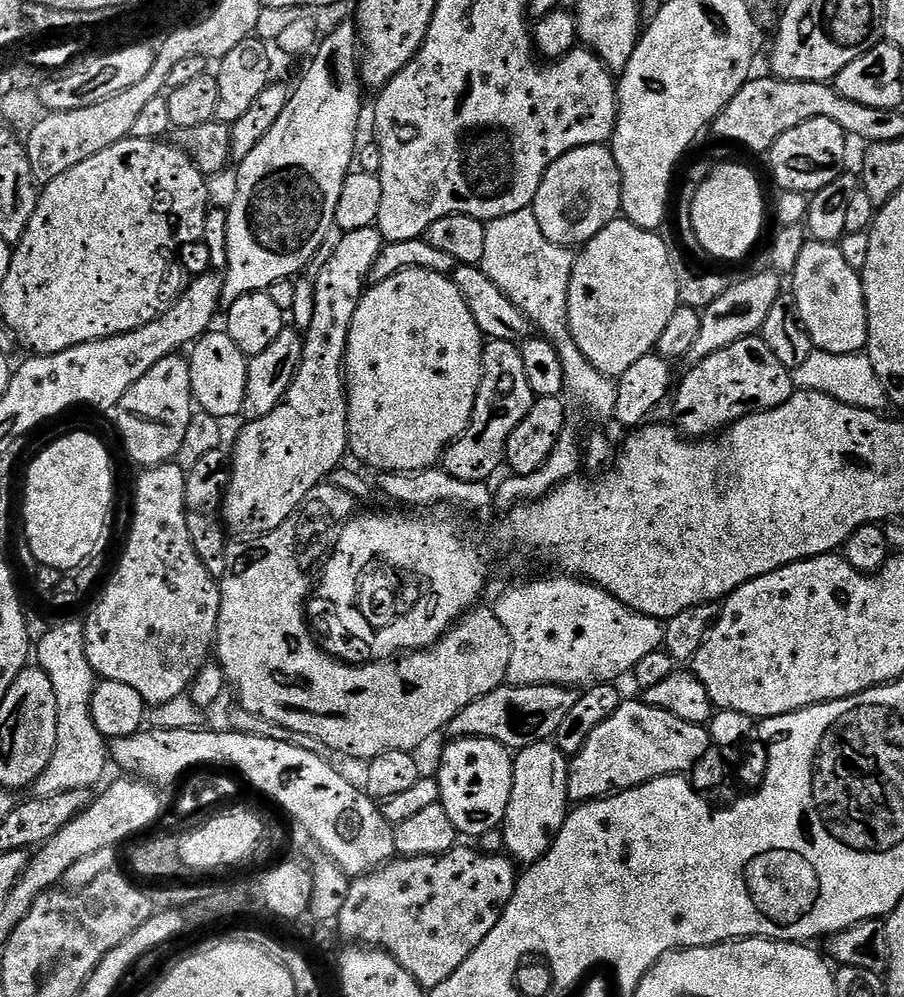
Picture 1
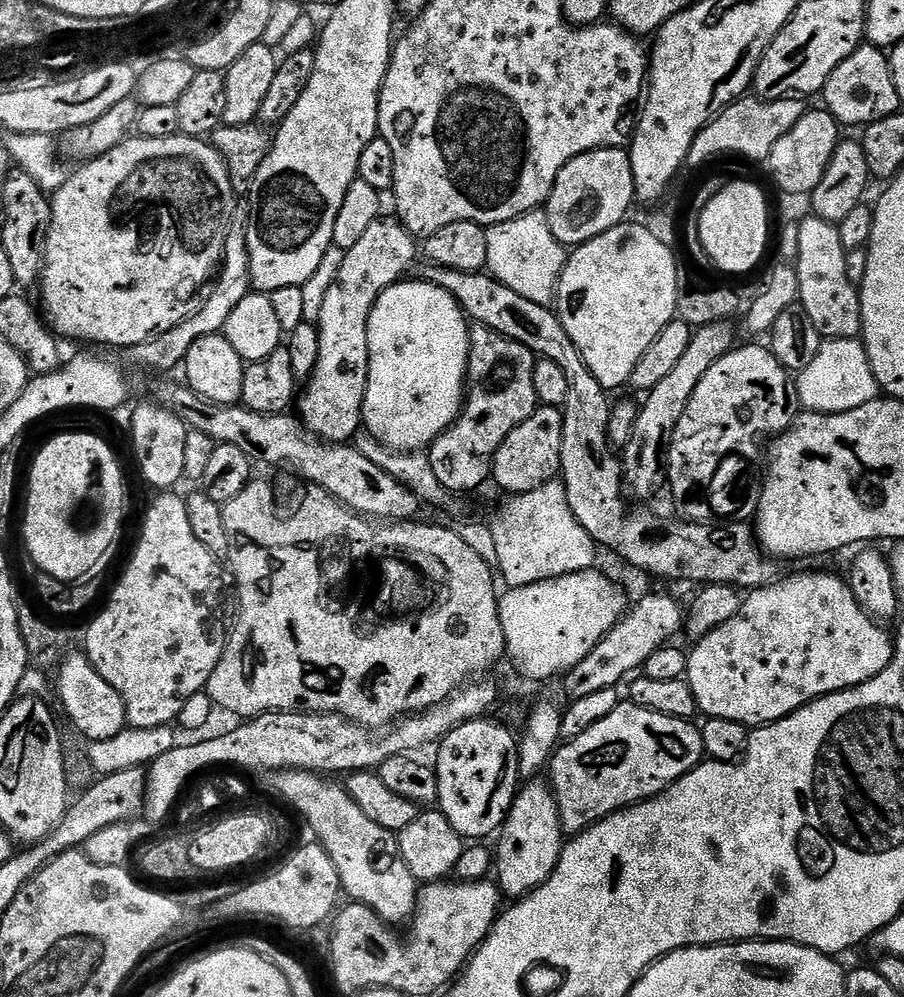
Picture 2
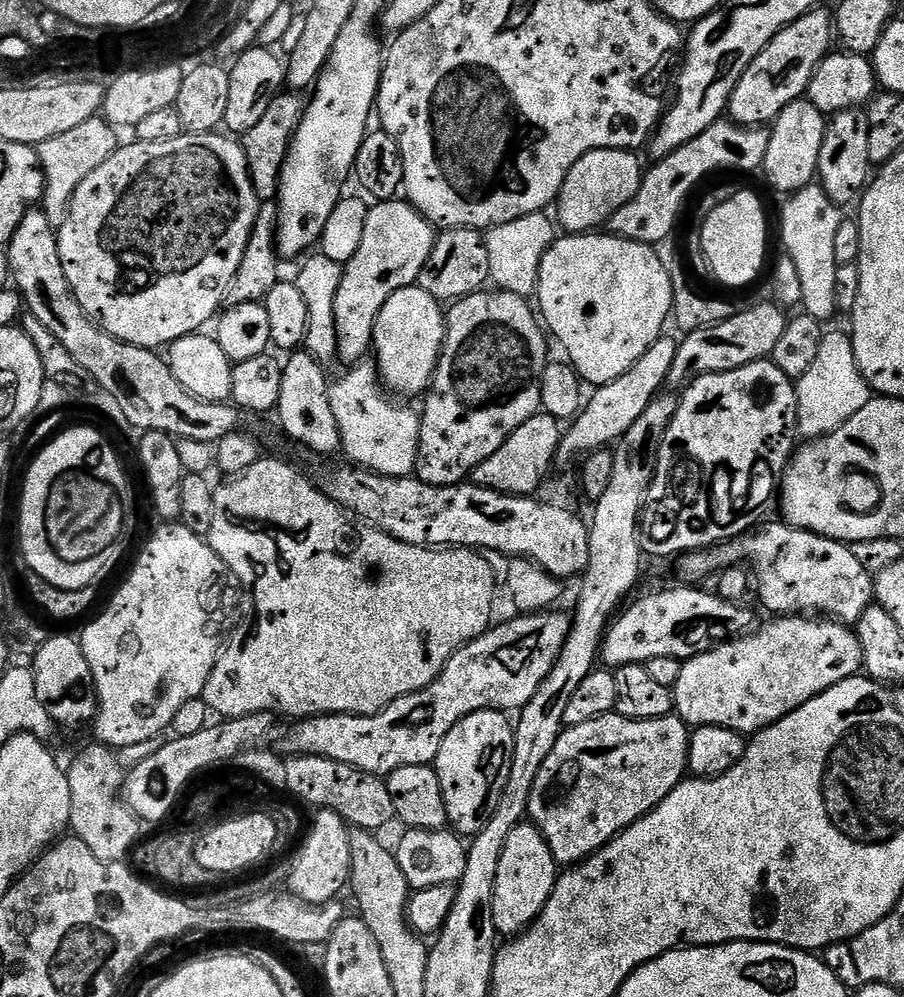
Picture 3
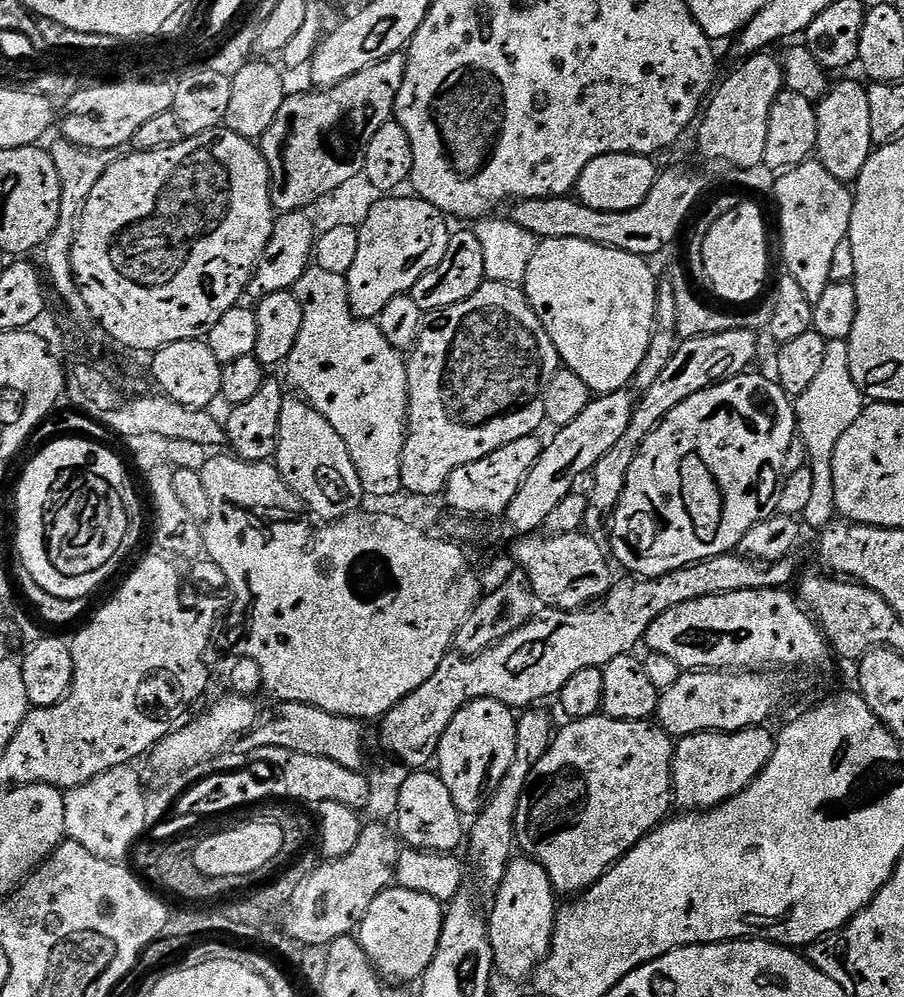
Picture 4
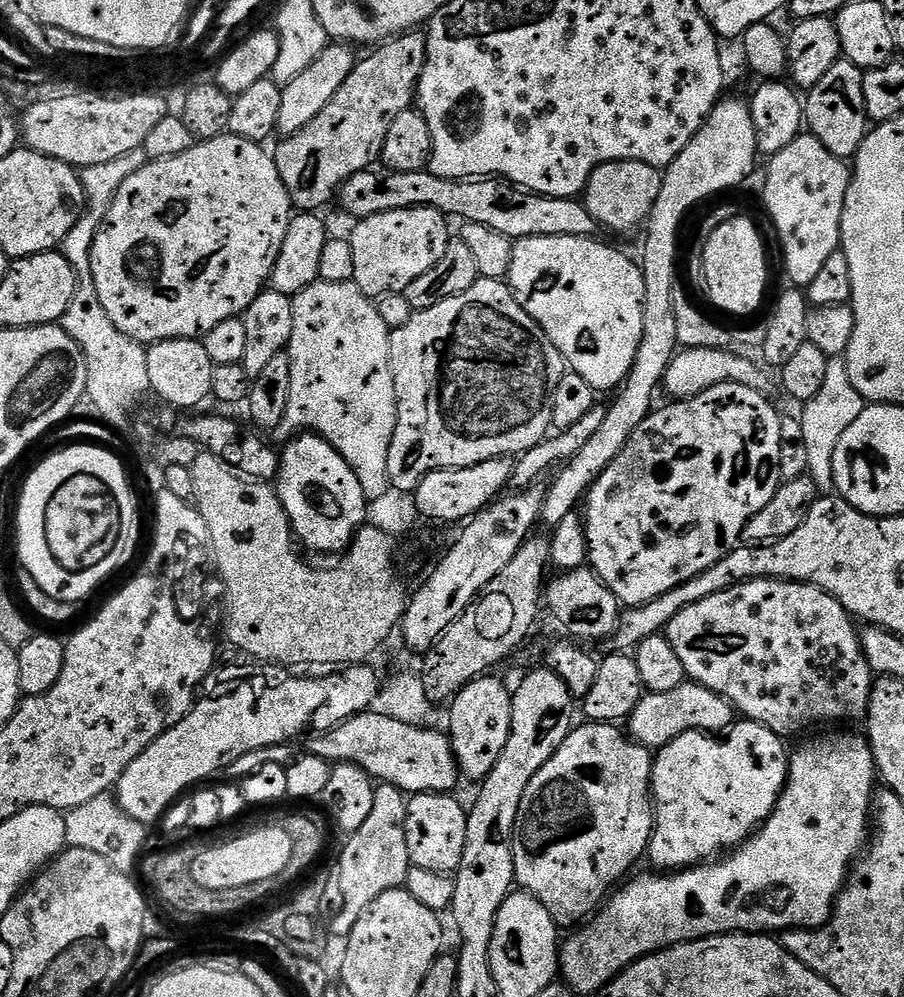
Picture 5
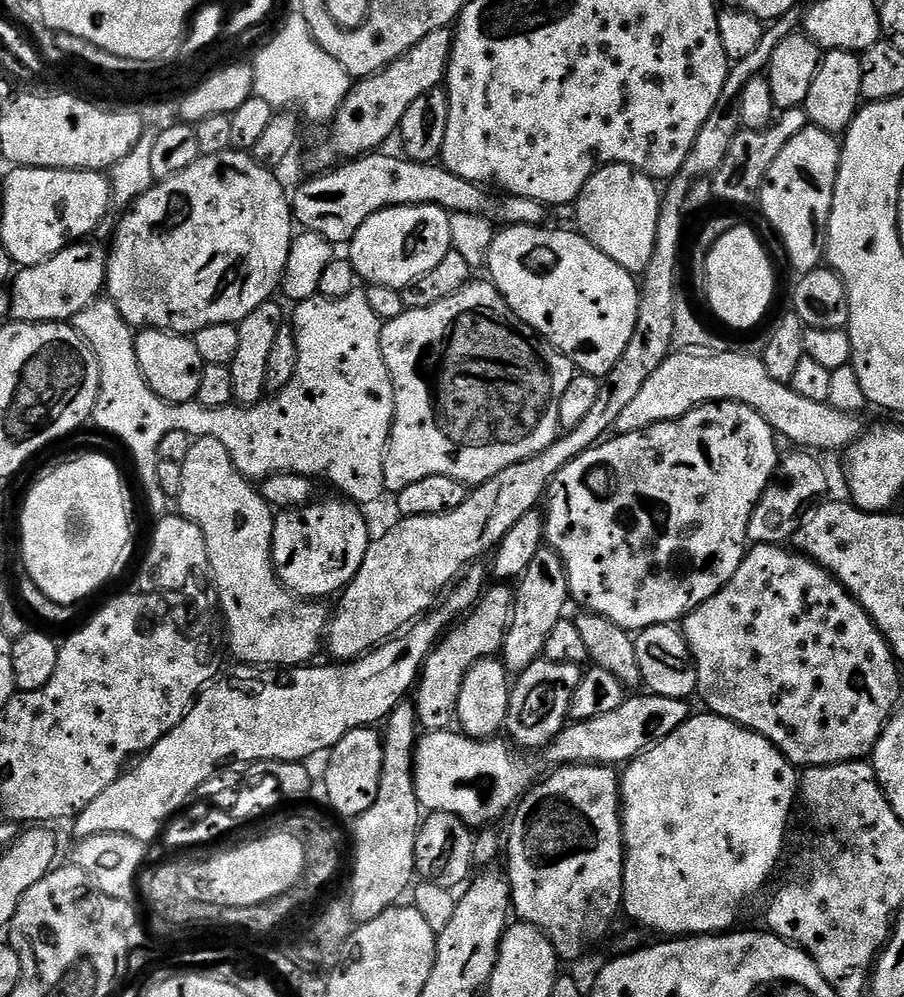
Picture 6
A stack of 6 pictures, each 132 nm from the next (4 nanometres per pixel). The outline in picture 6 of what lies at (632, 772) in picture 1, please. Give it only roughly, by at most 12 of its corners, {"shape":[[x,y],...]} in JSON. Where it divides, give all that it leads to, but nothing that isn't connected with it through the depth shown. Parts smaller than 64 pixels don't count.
{"shape":[[565,764],[511,813],[511,907],[561,961],[624,903],[620,776]]}

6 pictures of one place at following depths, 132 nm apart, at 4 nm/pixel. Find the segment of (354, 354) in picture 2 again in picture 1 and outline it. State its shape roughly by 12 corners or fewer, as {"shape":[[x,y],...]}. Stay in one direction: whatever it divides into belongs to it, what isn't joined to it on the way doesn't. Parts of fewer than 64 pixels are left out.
{"shape":[[386,241],[331,245],[296,377],[231,449],[229,533],[282,526],[349,455],[344,359]]}

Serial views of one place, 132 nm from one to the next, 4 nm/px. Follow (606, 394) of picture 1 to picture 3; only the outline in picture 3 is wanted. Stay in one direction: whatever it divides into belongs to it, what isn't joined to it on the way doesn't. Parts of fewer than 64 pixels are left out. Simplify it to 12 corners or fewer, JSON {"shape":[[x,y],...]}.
{"shape":[[547,211],[487,229],[491,283],[525,298],[557,238]]}

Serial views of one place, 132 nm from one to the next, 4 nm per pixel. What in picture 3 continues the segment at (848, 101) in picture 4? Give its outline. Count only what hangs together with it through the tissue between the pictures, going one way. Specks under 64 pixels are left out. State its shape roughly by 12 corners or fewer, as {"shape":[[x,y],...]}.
{"shape":[[868,117],[828,120],[818,183],[837,206],[870,183]]}

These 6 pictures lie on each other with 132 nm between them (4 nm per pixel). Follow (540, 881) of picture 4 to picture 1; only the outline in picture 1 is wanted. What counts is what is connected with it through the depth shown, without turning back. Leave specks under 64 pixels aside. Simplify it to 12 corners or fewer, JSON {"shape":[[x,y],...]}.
{"shape":[[519,749],[504,815],[517,865],[541,860],[570,811],[569,757]]}

